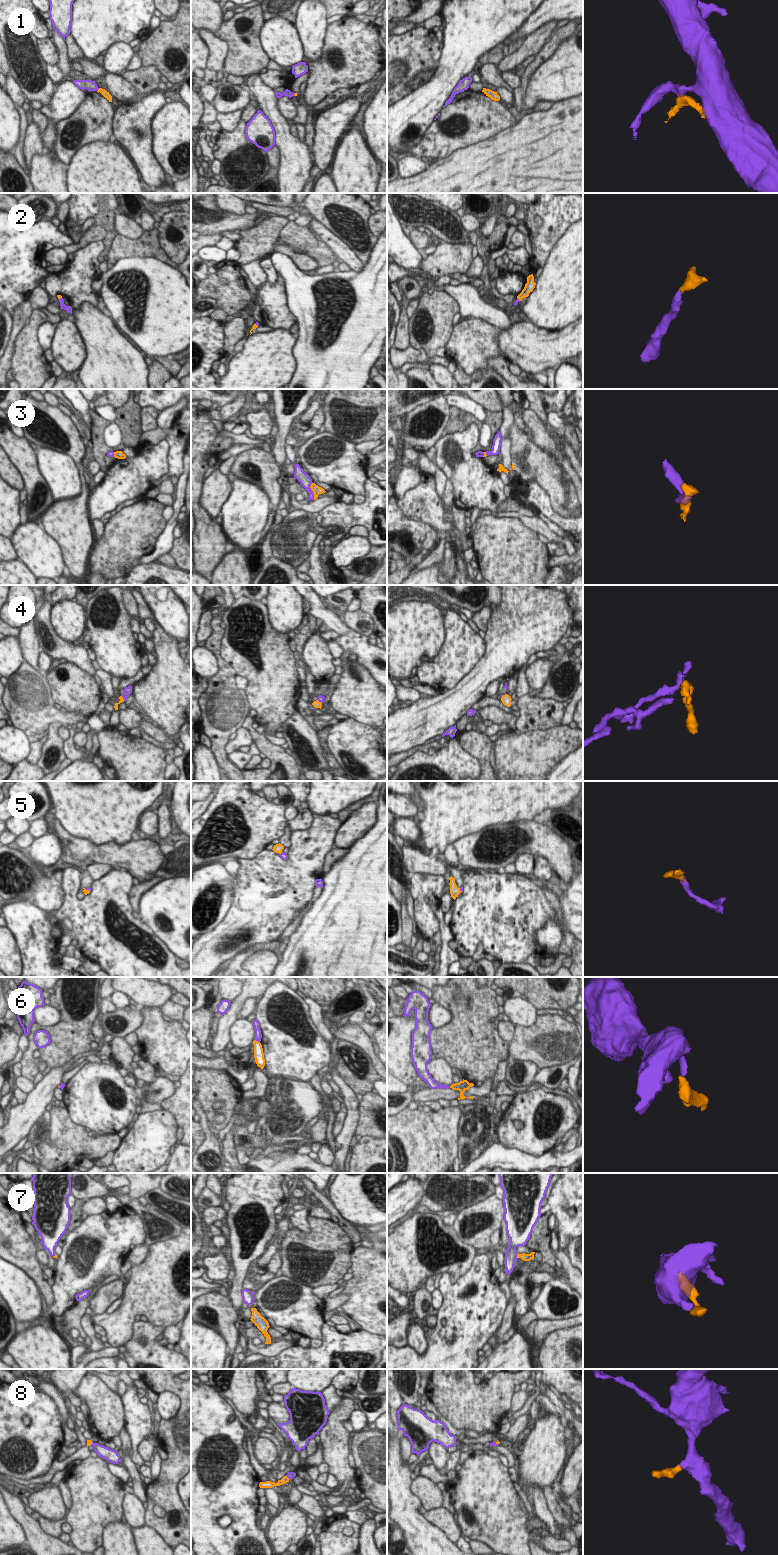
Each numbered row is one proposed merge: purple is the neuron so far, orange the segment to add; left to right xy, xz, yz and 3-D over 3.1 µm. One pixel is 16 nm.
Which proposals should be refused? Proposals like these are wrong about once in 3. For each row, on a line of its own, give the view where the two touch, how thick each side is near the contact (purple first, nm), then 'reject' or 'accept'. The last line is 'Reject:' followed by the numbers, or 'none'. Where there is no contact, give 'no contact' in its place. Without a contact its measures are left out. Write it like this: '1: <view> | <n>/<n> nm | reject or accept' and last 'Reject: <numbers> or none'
1: xy | 170/100 nm | reject
2: yz | 50/140 nm | accept
3: xz | 200/140 nm | reject
4: xy | 130/60 nm | reject
5: xy | 30/70 nm | accept
6: xz | 120/160 nm | reject
7: yz | 200/130 nm | accept
8: xz | 120/120 nm | accept
Reject: 1, 3, 4, 6

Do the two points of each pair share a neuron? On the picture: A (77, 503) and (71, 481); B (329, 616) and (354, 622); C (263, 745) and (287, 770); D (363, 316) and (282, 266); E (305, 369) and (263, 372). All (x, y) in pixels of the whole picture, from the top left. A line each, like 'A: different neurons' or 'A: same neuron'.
A: different neurons
B: different neurons
C: same neuron
D: same neuron
E: different neurons

